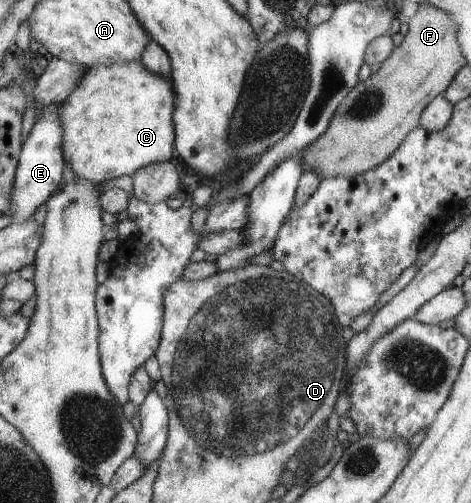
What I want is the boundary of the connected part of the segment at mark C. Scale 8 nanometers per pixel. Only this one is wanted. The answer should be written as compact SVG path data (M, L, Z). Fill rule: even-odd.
M139 60L110 66L95 64L86 68L74 92L60 104L61 121L65 128L63 149L72 175L93 183L104 183L124 174L131 175L137 168L147 164L168 161L175 137L172 80L150 72Z

